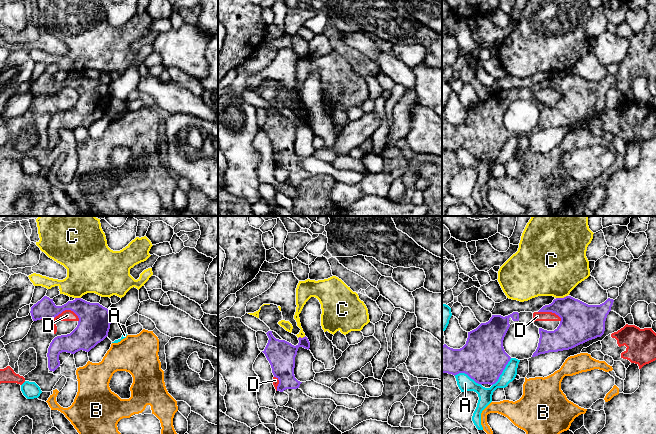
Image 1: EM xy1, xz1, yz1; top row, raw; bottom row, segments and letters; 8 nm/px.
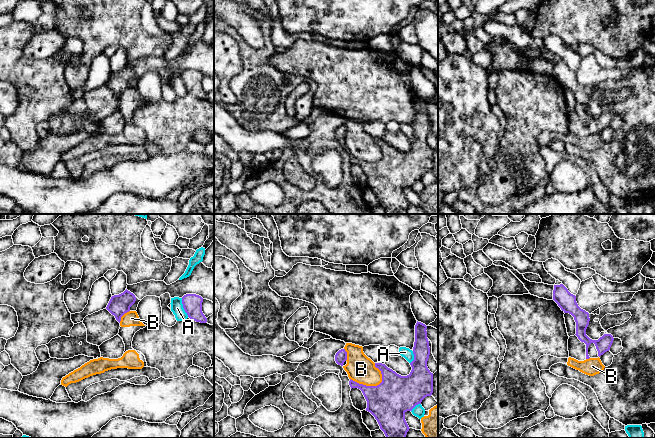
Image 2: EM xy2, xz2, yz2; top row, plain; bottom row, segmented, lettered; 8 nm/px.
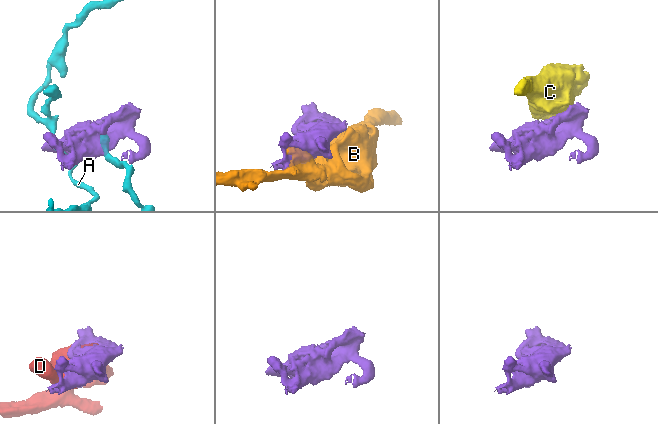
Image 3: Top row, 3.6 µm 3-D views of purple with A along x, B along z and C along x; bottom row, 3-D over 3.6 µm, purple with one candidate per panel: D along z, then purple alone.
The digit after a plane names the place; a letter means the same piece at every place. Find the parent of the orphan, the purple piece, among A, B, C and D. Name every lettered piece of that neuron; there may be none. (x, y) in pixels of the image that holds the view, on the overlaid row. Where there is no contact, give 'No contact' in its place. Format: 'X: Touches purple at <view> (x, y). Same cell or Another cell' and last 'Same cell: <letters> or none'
A: Touches purple at yz1 (502, 371). Another cell
B: Touches purple at xz2 (369, 386). Another cell
C: Touches purple at yz1 (561, 298). Another cell
D: Touches purple at xy1 (63, 310). Another cell
Same cell: none

